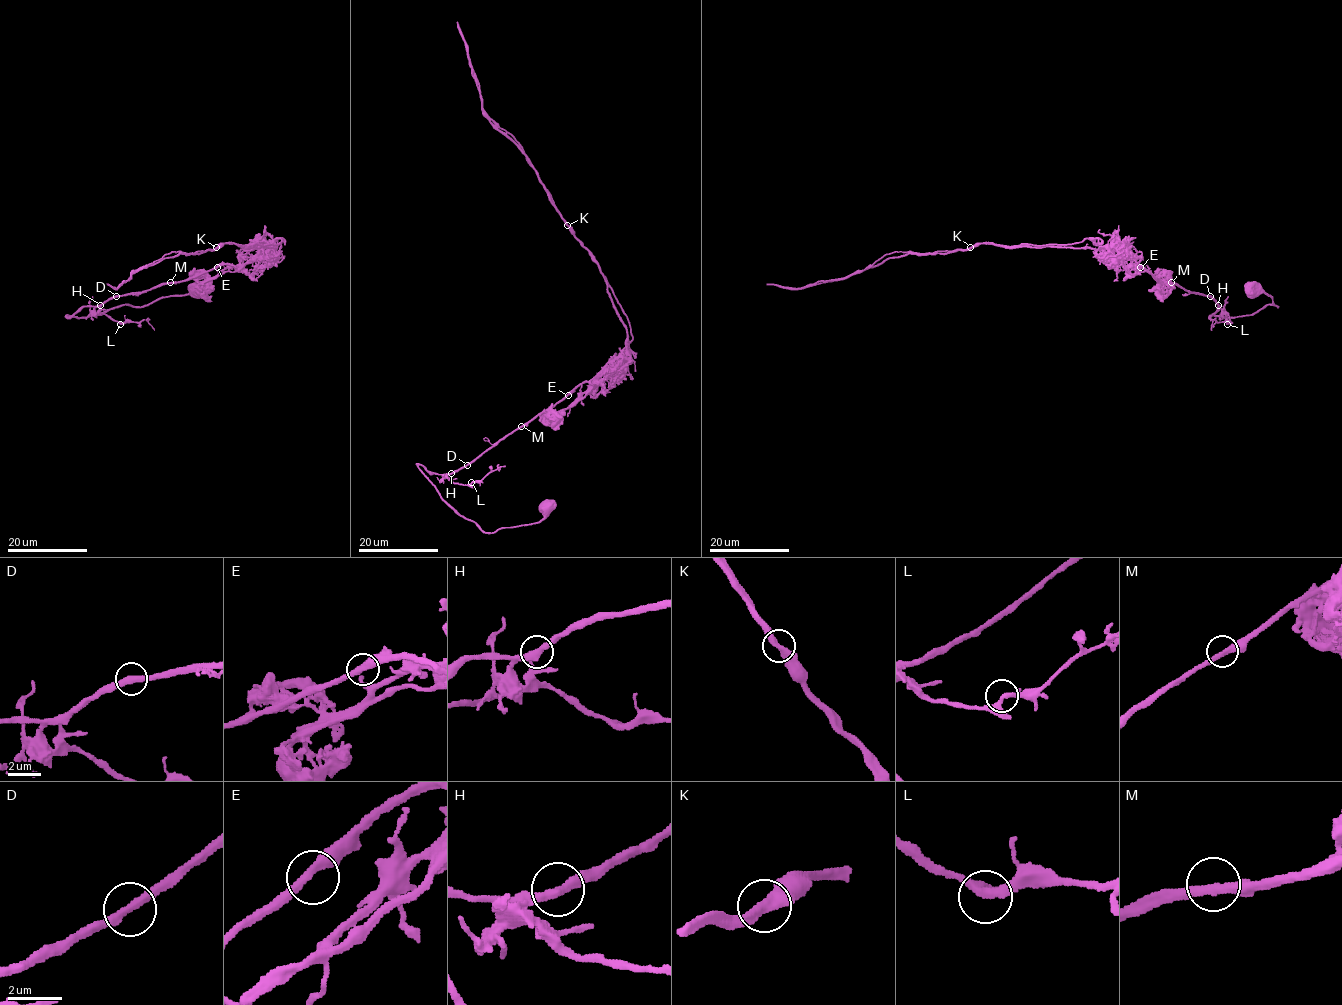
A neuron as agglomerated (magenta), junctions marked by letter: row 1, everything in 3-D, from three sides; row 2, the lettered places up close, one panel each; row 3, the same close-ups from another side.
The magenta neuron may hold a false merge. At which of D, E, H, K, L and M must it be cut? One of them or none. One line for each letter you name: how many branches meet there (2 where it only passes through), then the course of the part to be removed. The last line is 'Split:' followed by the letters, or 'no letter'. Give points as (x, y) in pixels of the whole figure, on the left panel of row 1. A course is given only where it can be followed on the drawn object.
K: 2 branches meet; foreign part runs (217, 248), (275, 248), (240, 271), (208, 280), (205, 293), (204, 280), (195, 273), (202, 276)
Split: K

